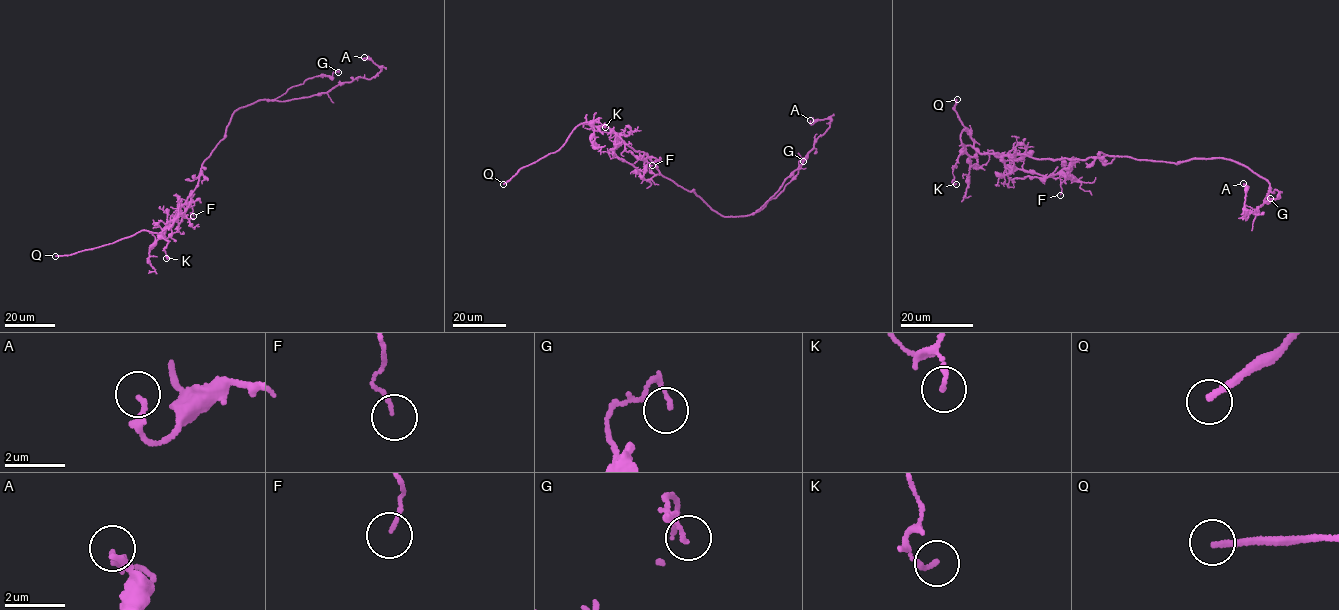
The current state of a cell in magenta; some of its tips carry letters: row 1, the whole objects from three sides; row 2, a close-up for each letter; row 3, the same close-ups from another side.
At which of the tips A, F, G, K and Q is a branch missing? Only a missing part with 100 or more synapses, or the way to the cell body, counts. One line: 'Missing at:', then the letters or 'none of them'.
Missing at: Q

